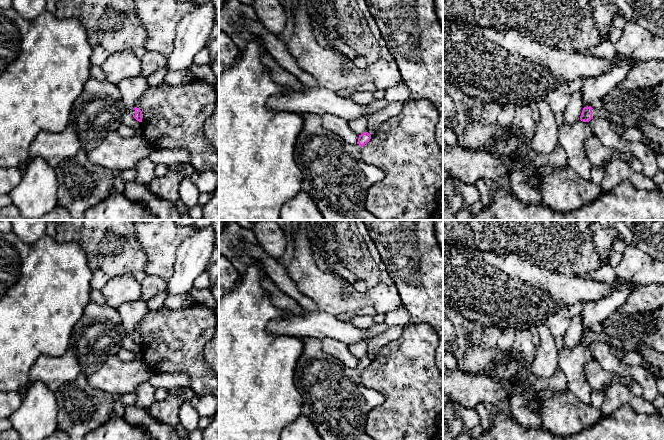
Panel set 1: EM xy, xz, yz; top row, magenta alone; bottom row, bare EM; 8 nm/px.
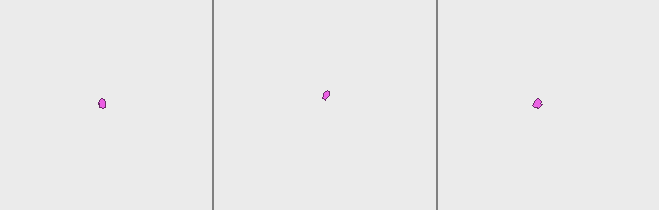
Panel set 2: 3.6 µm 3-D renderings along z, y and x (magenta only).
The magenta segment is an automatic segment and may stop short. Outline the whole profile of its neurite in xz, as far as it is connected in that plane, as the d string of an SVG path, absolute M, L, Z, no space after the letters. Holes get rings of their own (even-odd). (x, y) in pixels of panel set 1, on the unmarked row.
M305 337L303 351L295 368L295 385L303 398L301 415L309 418L322 440L374 440L365 431L368 413L384 402L384 397L362 384L361 372L371 359L359 359L355 369L326 354L319 339Z

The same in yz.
M664 305L650 313L614 312L603 323L600 333L584 331L580 344L589 346L601 342L623 352L646 345L664 354Z

